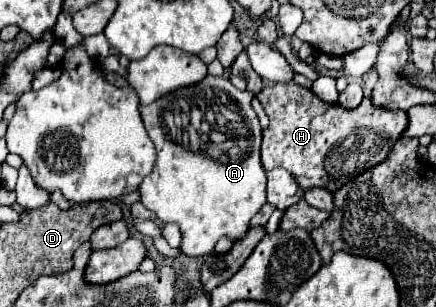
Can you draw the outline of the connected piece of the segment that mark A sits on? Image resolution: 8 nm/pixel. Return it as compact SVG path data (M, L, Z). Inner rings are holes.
M206 75L202 81L194 85L180 87L178 91L162 95L160 99L156 99L156 103L140 105L144 127L156 147L156 165L138 187L140 201L146 209L154 211L162 223L176 223L180 227L182 231L180 253L188 257L212 253L216 241L224 235L228 235L232 241L240 239L248 231L250 219L266 203L266 171L262 169L262 163L260 163L262 127L258 123L258 117L250 101L252 101L252 93L236 89L230 83L230 79ZM194 105L210 105L212 111L216 113L216 123L220 131L210 129L212 133L208 139L210 143L200 141L198 145L198 137L202 135L208 137L208 133L202 133L192 125L190 115L192 115Z

